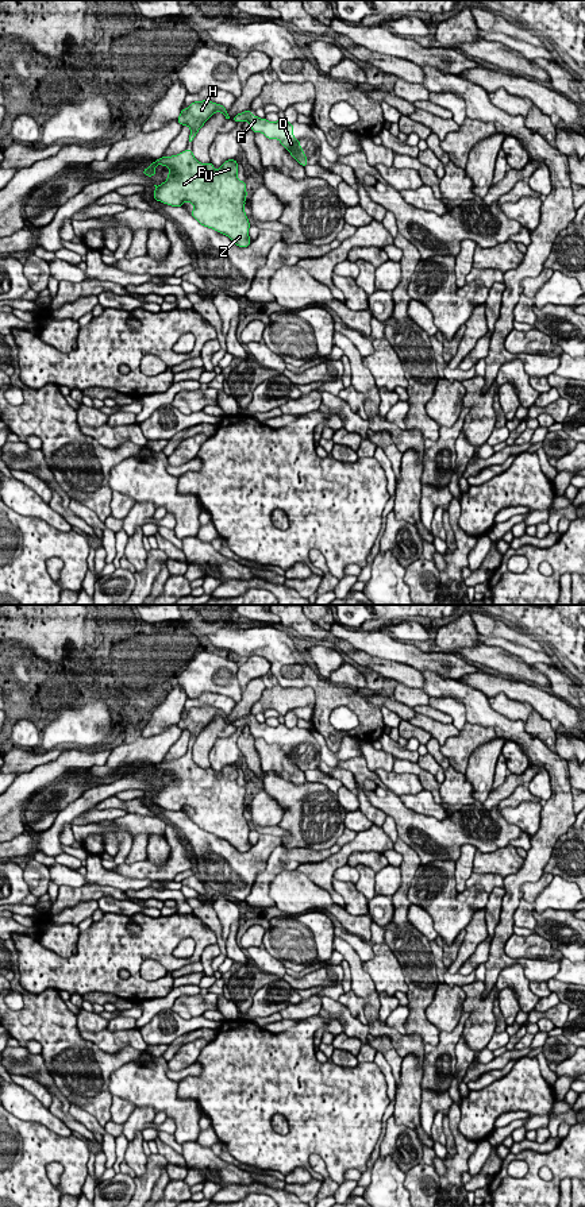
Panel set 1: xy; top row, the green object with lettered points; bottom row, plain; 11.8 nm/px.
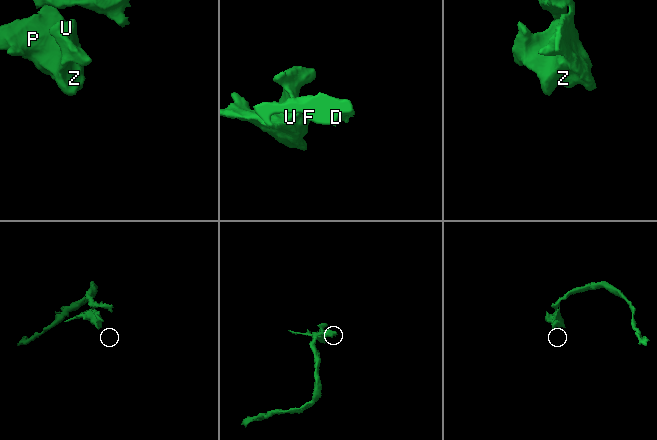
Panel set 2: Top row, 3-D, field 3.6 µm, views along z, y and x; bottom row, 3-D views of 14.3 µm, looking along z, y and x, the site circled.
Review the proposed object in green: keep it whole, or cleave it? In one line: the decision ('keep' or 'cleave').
keep

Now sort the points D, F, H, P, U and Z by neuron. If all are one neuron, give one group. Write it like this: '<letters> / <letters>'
D F H P U Z

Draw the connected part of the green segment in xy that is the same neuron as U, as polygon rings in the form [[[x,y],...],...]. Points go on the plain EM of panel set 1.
[[[184,755],[178,760],[162,761],[154,766],[142,776],[147,782],[153,782],[157,770],[170,774],[166,779],[168,784],[155,791],[154,805],[172,811],[182,811],[185,806],[193,809],[195,814],[190,820],[204,832],[212,833],[228,841],[236,851],[247,852],[251,849],[249,842],[250,828],[245,818],[245,803],[247,801],[245,786],[238,784],[238,767],[235,764],[226,766],[219,775],[211,767],[200,768],[192,755]]]

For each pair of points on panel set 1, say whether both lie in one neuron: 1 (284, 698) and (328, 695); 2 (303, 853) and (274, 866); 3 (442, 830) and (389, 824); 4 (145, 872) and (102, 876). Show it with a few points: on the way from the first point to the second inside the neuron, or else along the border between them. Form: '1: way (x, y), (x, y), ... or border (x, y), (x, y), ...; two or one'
1: border (284, 686), (311, 686), (315, 690); two
2: way (296, 856), (281, 859); one
3: border (388, 816), (393, 820), (399, 837); two
4: border (111, 870), (126, 876), (149, 878), (151, 880); two

